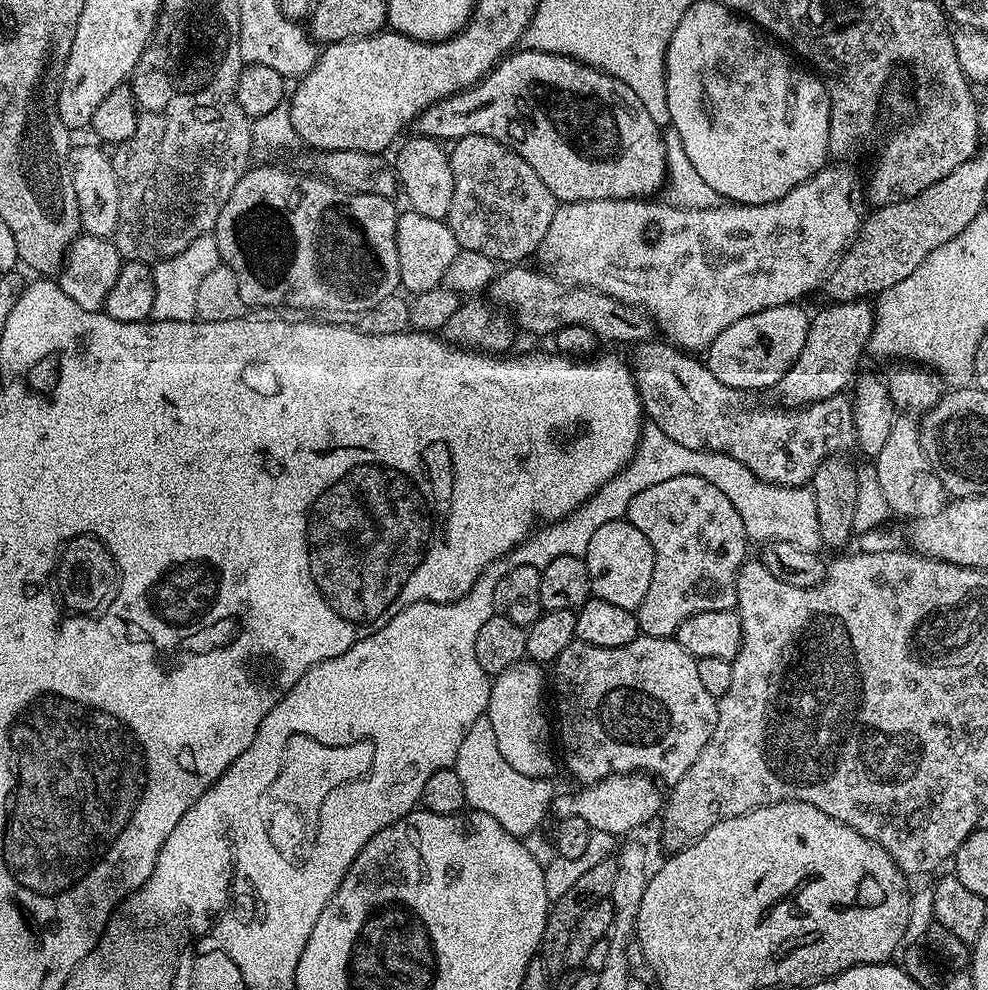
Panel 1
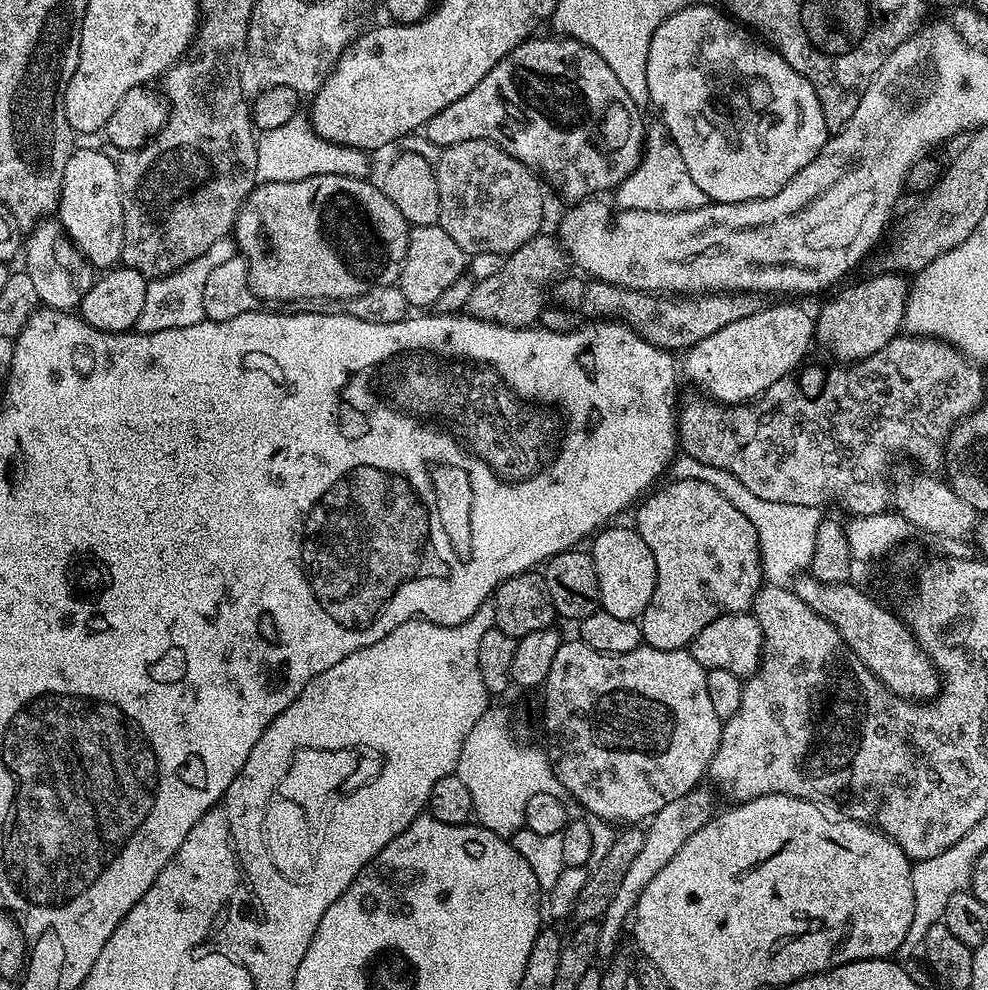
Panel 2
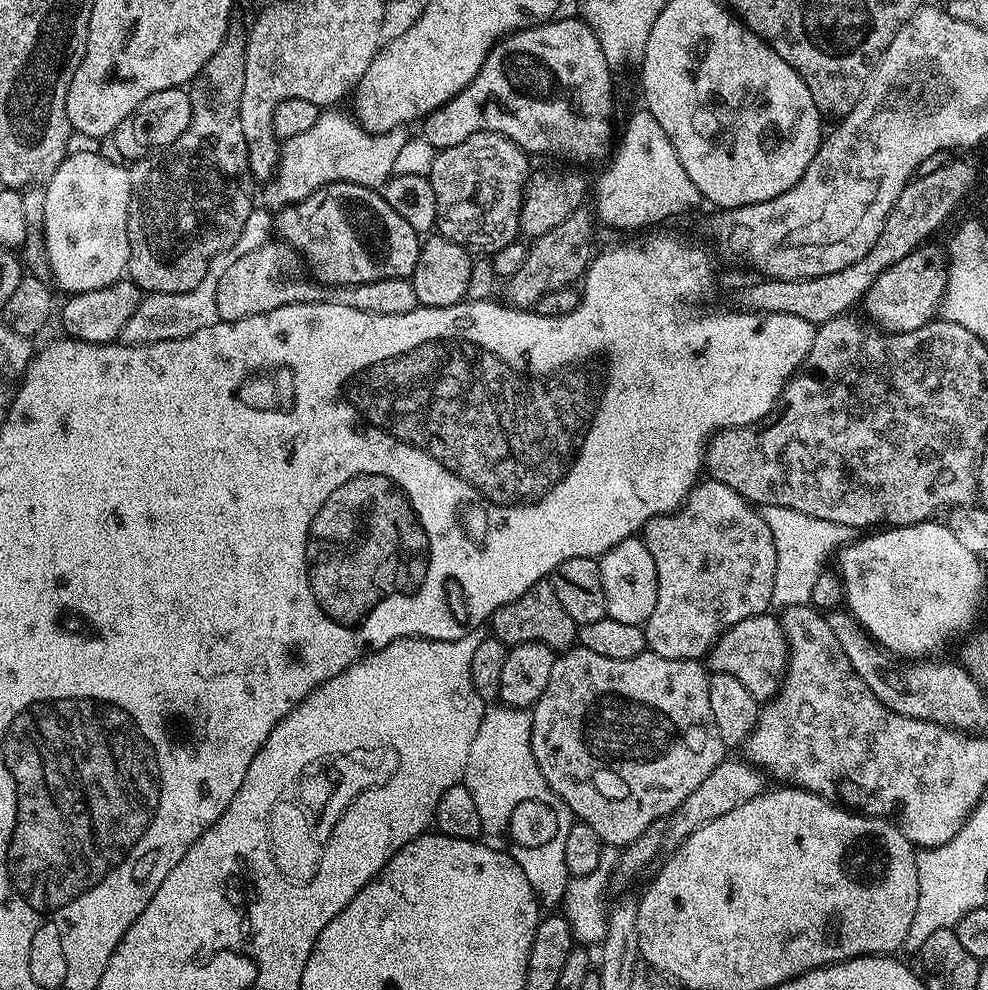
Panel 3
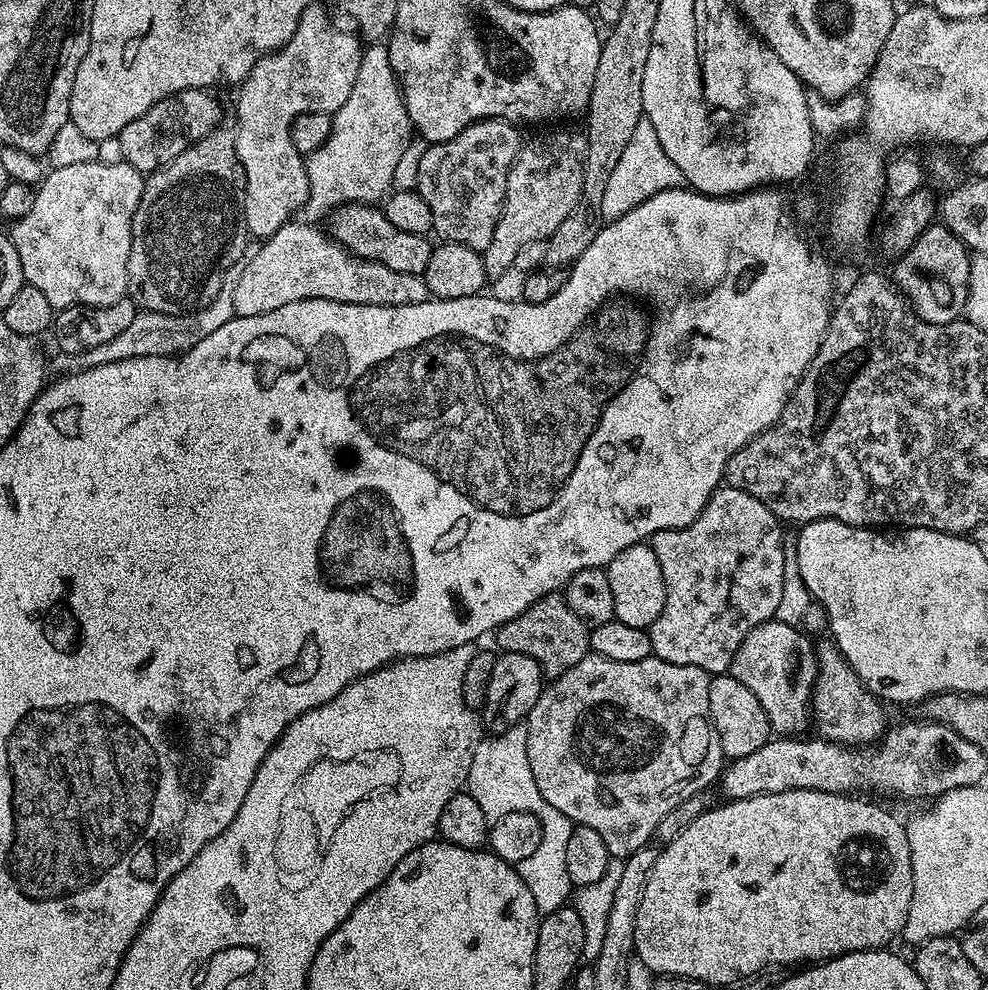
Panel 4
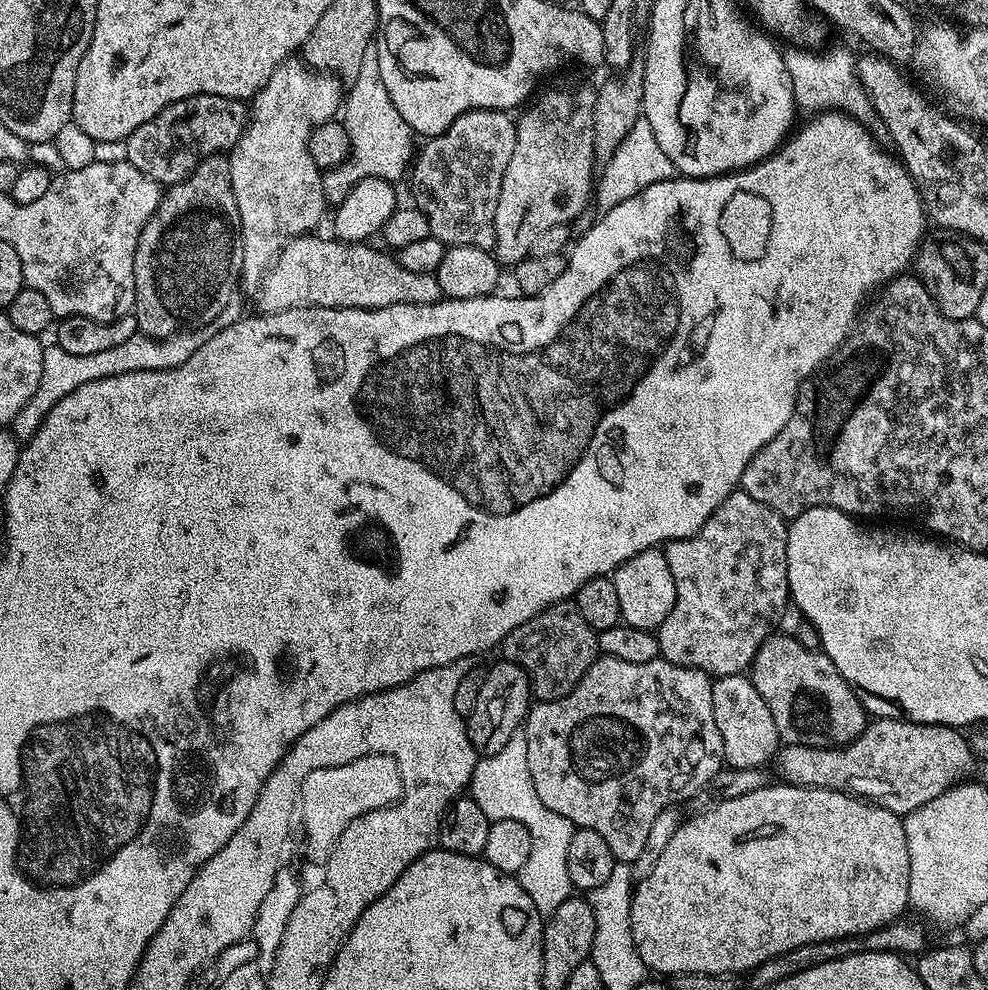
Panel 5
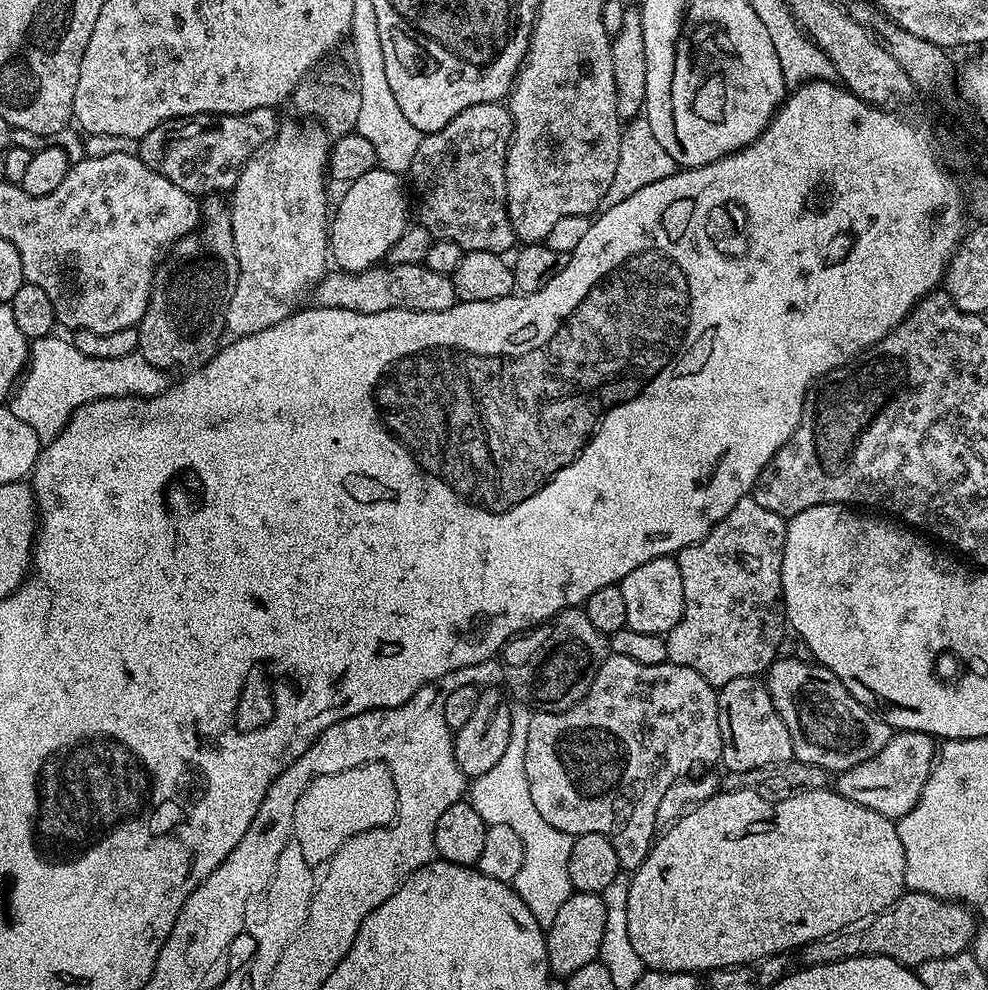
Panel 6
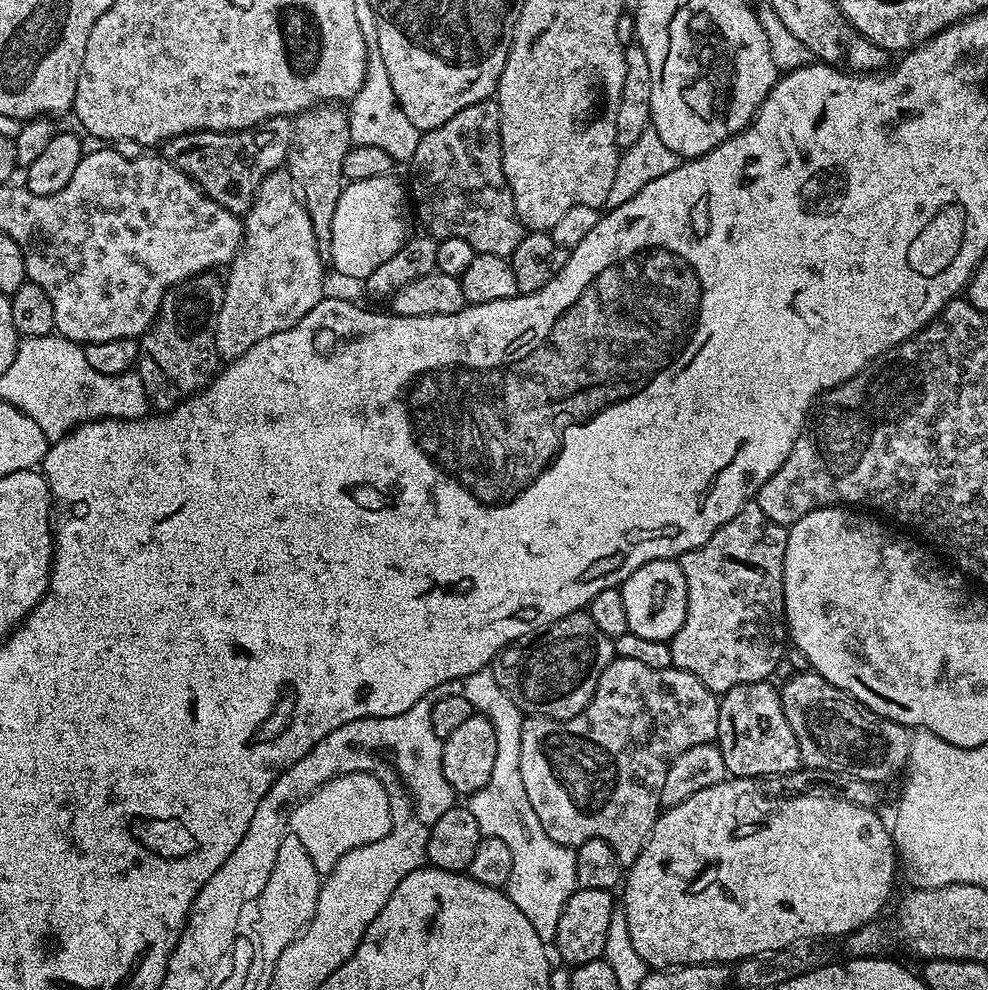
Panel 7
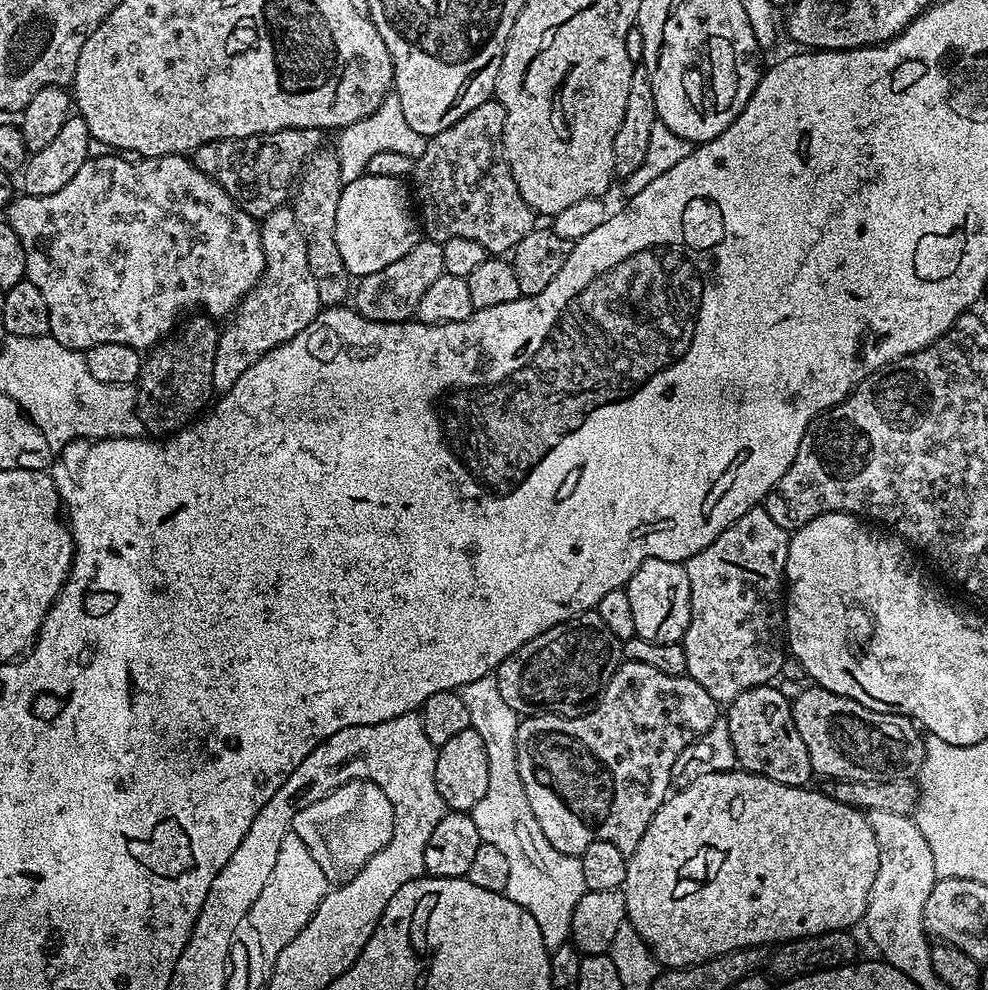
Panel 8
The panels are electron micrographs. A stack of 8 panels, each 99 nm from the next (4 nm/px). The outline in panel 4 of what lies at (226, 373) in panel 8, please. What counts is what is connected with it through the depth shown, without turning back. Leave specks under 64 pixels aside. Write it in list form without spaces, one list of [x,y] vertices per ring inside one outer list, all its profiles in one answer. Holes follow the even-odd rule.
[[[314,2],[302,14],[290,42],[259,60],[239,85],[236,153],[244,171],[244,217],[253,237],[274,235],[308,202],[306,160],[294,146],[290,130],[293,120],[302,114],[335,113],[350,96],[362,57],[362,40],[349,32],[339,32],[327,10]]]

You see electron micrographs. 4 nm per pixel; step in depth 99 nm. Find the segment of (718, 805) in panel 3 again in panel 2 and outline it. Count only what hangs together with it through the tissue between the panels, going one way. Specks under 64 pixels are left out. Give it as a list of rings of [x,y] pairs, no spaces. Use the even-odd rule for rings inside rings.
[[[697,786],[686,794],[682,794],[682,798],[674,798],[674,802],[662,806],[662,810],[658,810],[658,814],[654,814],[652,819],[647,821],[644,828],[645,841],[643,847],[640,853],[636,854],[626,877],[622,880],[614,898],[610,900],[610,904],[605,909],[606,915],[612,921],[614,937],[620,937],[623,928],[626,928],[626,923],[635,911],[642,890],[662,871],[662,866],[666,866],[666,862],[670,862],[670,858],[674,858],[674,854],[678,854],[678,850],[682,850],[682,846],[686,846],[690,834],[698,834],[698,830],[702,830],[702,826],[706,826],[706,822],[712,819],[713,815],[711,794],[704,789],[704,786]]]

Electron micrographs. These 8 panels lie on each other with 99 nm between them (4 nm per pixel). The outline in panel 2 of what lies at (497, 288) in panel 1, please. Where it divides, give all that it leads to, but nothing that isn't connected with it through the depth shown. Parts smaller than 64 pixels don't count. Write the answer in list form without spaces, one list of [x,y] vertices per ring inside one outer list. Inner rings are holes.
[[[565,277],[555,285],[554,296],[565,307],[578,308],[583,317],[589,319],[614,319],[632,328],[646,342],[659,348],[666,348],[673,354],[683,353],[693,348],[702,338],[718,334],[722,326],[750,318],[766,307],[763,295],[754,292],[705,292],[703,294],[653,294],[634,291],[632,288],[618,287],[616,284]]]

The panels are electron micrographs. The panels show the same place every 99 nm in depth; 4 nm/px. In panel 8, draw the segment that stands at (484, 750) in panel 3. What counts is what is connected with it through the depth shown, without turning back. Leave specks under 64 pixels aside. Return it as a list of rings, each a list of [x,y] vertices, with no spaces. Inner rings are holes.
[[[489,674],[474,682],[466,682],[459,688],[466,710],[470,710],[471,728],[482,736],[482,746],[486,746],[486,762],[489,763],[490,780],[486,794],[479,800],[470,813],[474,826],[485,844],[498,846],[510,865],[510,878],[503,893],[509,896],[542,930],[542,942],[548,949],[556,948],[567,937],[572,923],[572,911],[586,891],[582,878],[580,857],[562,854],[546,842],[530,802],[526,802],[526,790],[518,774],[516,761],[516,731],[521,717],[502,699],[502,690],[498,690],[495,675]]]

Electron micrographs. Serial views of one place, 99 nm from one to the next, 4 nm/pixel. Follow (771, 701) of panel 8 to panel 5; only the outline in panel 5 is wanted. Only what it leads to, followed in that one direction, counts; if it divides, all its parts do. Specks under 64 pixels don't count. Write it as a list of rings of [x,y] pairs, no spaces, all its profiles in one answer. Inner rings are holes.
[[[747,675],[718,676],[712,680],[714,722],[722,734],[724,763],[729,768],[764,768],[782,747],[778,726],[766,707],[762,694],[754,690],[754,682]]]

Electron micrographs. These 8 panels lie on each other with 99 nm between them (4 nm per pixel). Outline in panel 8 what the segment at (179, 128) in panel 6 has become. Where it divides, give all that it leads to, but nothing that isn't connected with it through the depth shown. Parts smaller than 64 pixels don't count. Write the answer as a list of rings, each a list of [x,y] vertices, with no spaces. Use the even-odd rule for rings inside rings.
[[[291,128],[250,138],[215,140],[198,146],[190,159],[202,174],[218,182],[246,214],[263,218],[289,203],[304,165],[315,152],[321,151],[320,136],[318,128]]]

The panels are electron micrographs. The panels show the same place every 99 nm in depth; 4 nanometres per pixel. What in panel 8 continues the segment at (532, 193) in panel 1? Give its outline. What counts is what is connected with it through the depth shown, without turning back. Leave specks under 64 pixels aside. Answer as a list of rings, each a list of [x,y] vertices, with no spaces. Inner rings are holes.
[[[490,98],[486,102],[482,102],[482,106],[474,106],[474,110],[470,110],[470,114],[458,118],[458,122],[454,122],[454,126],[427,137],[425,149],[422,151],[421,156],[414,160],[414,167],[410,177],[411,183],[416,183],[414,200],[418,205],[419,219],[422,221],[422,232],[427,239],[436,240],[438,243],[444,244],[450,238],[471,238],[474,242],[480,243],[490,254],[508,254],[511,253],[514,246],[518,246],[518,242],[522,242],[522,238],[526,238],[526,234],[530,234],[532,229],[537,227],[538,216],[533,211],[533,208],[527,204],[525,198],[522,198],[522,194],[519,193],[518,186],[514,182],[508,160],[505,156],[503,146],[504,122],[506,122],[506,110],[503,109],[503,106],[497,99]]]

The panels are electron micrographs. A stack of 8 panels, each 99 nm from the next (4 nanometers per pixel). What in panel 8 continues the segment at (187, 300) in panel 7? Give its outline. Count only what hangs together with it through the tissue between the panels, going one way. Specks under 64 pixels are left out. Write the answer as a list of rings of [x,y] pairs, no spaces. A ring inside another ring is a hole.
[[[192,314],[143,357],[144,365],[136,388],[136,408],[149,437],[171,438],[209,407],[214,396],[214,354],[219,337],[218,324],[213,317]]]

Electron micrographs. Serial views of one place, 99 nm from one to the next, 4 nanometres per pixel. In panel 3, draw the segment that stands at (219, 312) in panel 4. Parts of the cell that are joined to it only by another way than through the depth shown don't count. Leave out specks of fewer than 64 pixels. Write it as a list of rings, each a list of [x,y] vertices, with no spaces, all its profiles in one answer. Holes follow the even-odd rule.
[[[210,270],[206,278],[194,290],[179,292],[178,294],[162,294],[154,292],[145,295],[140,301],[138,310],[134,310],[130,322],[122,326],[122,334],[119,338],[121,344],[153,344],[154,342],[166,342],[186,338],[190,334],[198,334],[206,326],[214,326],[220,320],[218,314],[218,276]]]

